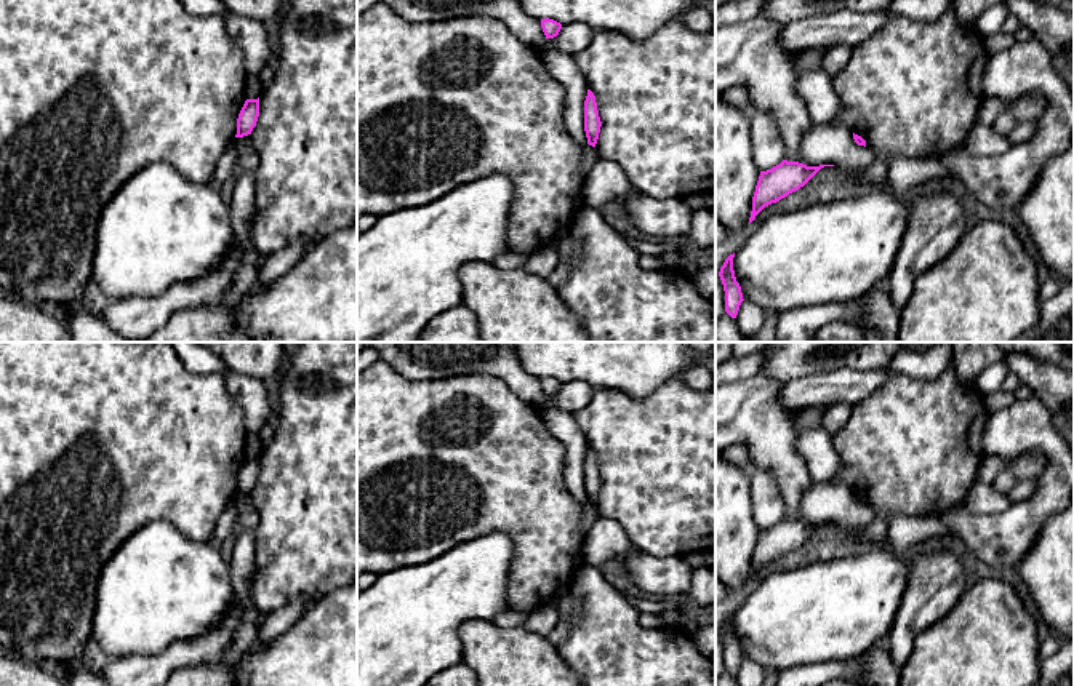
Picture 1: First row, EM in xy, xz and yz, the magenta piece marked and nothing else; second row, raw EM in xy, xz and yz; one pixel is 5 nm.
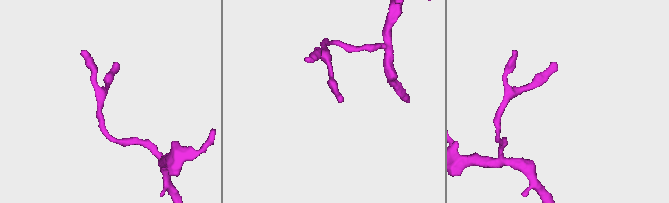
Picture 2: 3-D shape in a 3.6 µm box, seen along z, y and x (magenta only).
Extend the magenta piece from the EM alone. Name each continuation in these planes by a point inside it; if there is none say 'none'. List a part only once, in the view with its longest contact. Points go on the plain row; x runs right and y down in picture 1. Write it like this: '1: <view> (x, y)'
none

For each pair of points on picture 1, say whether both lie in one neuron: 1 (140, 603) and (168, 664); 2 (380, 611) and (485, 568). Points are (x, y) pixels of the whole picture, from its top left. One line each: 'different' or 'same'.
1: different
2: same

